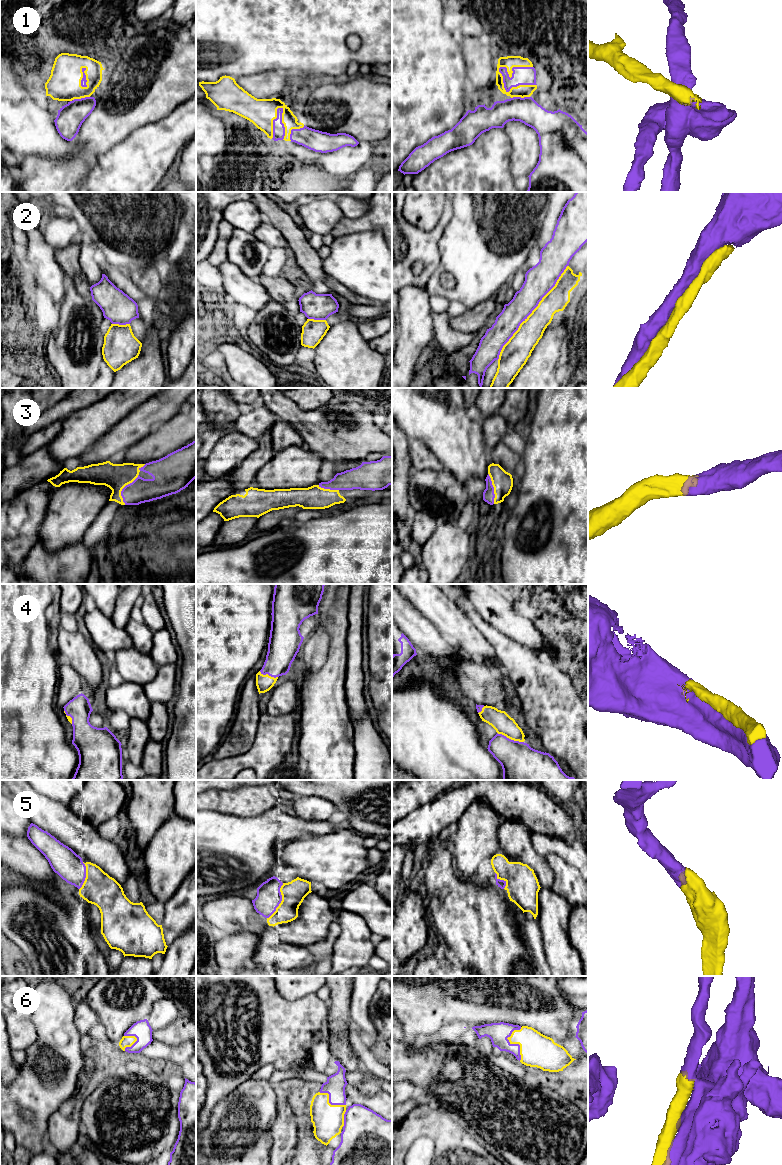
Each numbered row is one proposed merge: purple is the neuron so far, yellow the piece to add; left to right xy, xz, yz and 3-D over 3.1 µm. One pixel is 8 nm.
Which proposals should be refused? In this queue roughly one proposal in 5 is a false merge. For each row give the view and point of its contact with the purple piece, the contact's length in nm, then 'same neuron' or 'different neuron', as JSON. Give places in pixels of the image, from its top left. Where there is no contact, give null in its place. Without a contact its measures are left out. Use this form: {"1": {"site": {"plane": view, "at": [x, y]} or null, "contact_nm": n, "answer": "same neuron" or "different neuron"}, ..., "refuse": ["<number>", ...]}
{"1": {"site": {"plane": "yz", "at": [510, 88]}, "contact_nm": 340, "answer": "same neuron"}, "2": {"site": {"plane": "yz", "at": [531, 312]}, "contact_nm": 950, "answer": "same neuron"}, "3": {"site": {"plane": "xy", "at": [123, 488]}, "contact_nm": 280, "answer": "same neuron"}, "4": {"site": {"plane": "yz", "at": [510, 739]}, "contact_nm": 240, "answer": "same neuron"}, "5": {"site": {"plane": "xz", "at": [281, 900]}, "contact_nm": 320, "answer": "same neuron"}, "6": {"site": {"plane": "yz", "at": [513, 1044]}, "contact_nm": 280, "answer": "same neuron"}, "refuse": []}

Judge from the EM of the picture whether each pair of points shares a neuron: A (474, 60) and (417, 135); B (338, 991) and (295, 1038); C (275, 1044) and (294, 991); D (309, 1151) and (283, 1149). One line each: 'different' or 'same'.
A: different
B: different
C: different
D: different

